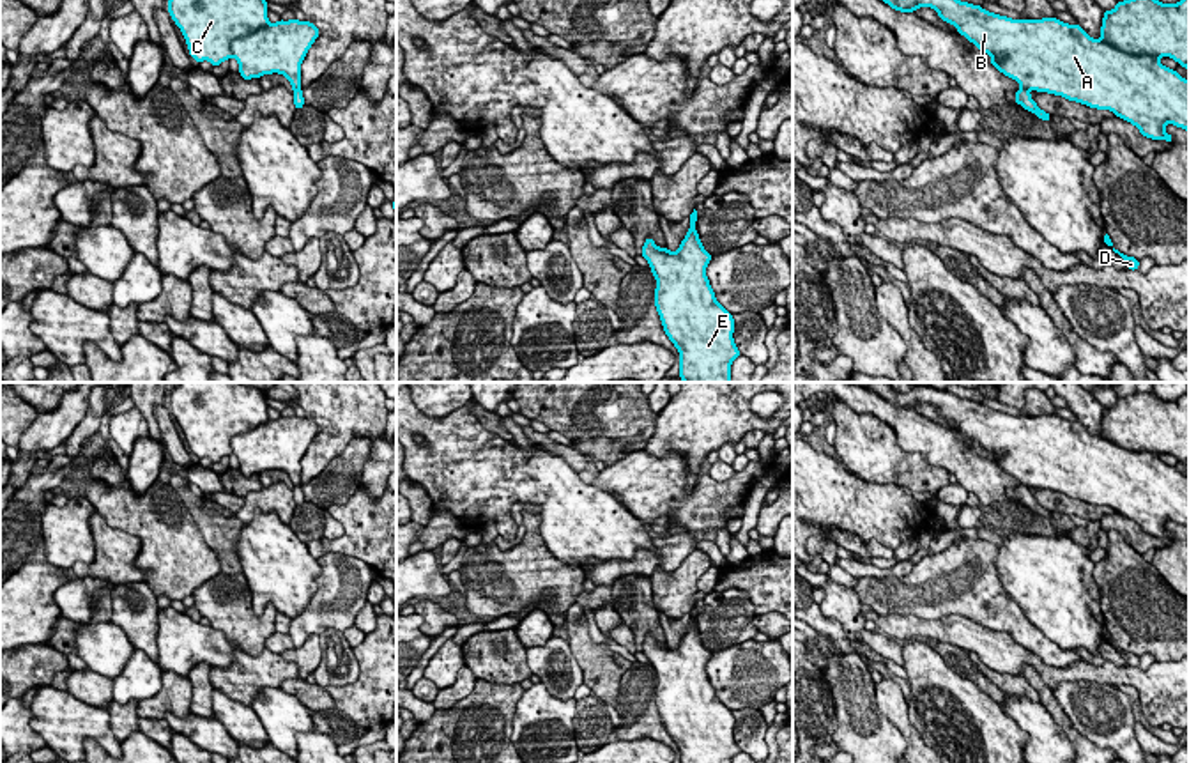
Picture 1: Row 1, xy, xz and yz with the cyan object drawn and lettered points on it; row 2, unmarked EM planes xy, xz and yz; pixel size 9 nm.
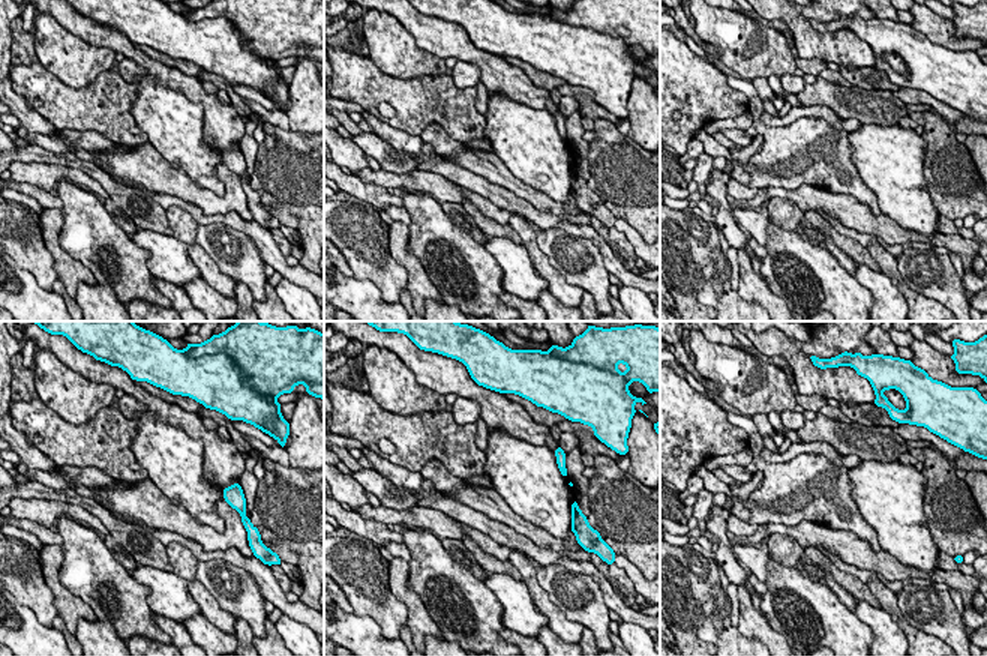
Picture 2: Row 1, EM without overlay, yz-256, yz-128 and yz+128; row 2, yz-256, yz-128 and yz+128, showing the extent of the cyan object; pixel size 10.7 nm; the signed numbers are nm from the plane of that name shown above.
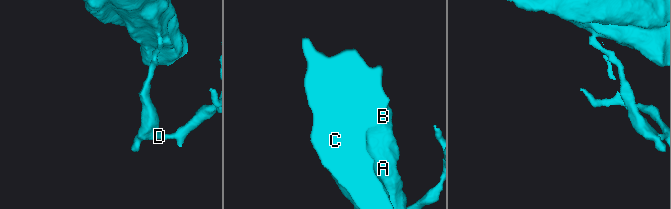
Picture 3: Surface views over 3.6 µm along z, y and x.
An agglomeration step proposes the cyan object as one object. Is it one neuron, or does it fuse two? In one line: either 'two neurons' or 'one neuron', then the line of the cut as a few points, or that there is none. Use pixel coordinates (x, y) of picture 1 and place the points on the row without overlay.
two neurons; cut yz (1021, 482), (1027, 487)

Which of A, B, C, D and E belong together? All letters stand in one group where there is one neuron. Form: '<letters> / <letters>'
A B C E / D

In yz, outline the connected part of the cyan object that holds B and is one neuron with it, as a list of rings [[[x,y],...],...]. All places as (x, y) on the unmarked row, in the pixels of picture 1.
[[[869,382],[867,388],[901,409],[934,405],[940,416],[955,421],[961,432],[991,451],[991,462],[1026,487],[1109,506],[1152,536],[1173,538],[1164,528],[1168,520],[1189,529],[1189,476],[1159,459],[1170,453],[1189,466],[1189,391],[1177,400],[1157,398],[1152,391],[1116,398],[1113,407],[1104,409],[1101,434],[1092,435],[1079,421],[1056,414],[1012,416],[932,386],[913,384],[906,393],[890,382]]]

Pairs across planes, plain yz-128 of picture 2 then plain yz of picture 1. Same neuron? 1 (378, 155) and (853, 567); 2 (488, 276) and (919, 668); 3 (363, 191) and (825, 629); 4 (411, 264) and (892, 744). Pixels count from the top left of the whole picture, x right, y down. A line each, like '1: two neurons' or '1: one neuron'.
1: two neurons
2: one neuron
3: one neuron
4: two neurons

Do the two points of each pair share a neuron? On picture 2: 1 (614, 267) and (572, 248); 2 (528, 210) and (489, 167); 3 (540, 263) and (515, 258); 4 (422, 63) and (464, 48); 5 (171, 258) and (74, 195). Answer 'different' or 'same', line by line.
1: different
2: different
3: different
4: different
5: different

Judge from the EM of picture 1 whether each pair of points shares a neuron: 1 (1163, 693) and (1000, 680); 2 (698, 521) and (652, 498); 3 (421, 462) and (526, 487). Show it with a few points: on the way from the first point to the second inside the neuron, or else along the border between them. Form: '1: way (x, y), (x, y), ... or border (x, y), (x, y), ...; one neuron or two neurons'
1: border (982, 661), (998, 671), (1021, 677); two neurons
2: way (687, 510), (662, 498); one neuron
3: way (448, 468), (464, 468), (478, 480), (499, 480); one neuron

